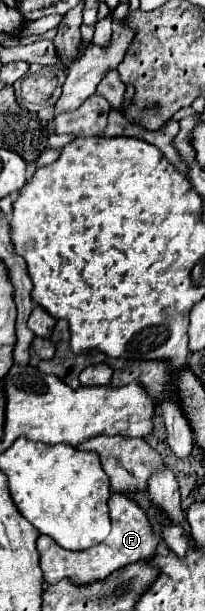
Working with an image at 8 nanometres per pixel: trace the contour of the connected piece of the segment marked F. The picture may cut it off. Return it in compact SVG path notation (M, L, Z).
M113 493L109 499L109 515L111 515L111 527L113 527L109 537L91 549L67 551L59 547L49 535L41 535L37 539L37 551L41 555L41 569L43 569L45 583L57 583L69 577L75 585L87 585L87 583L105 579L109 573L125 565L131 565L135 561L143 561L155 553L157 545L161 543L161 537L149 525L147 513L139 505L135 505L131 497L127 497L125 493Z

